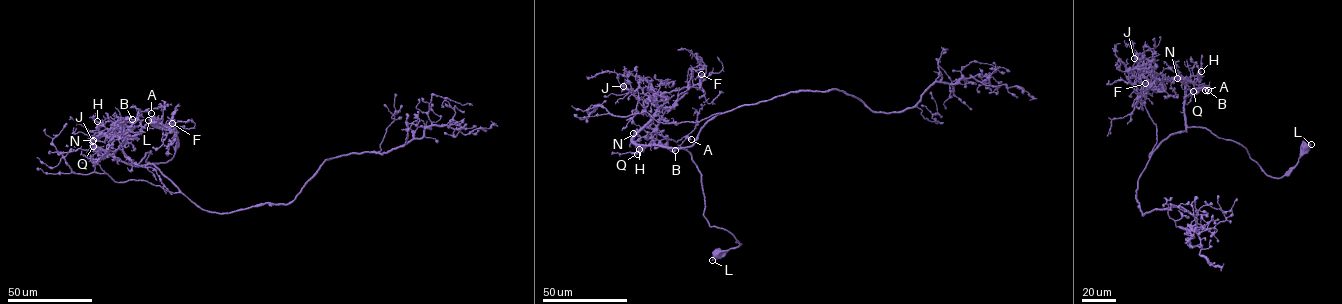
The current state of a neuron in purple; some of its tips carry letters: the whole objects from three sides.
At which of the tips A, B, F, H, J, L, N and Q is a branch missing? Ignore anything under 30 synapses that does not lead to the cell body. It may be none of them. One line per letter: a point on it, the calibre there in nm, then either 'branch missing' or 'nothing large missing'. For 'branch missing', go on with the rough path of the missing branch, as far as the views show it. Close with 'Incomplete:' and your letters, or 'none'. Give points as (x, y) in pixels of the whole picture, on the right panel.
A: (1205, 90) | 140 nm | nothing large missing
B: (1208, 90) | 120 nm | nothing large missing
F: (1145, 83) | 130 nm | nothing large missing
H: (1201, 71) | 200 nm | nothing large missing
J: (1134, 58) | 200 nm | nothing large missing
L: (1311, 144) | 320 nm | nothing large missing
N: (1177, 78) | 240 nm | branch missing
Q: (1193, 91) | 240 nm | nothing large missing
Incomplete: N

